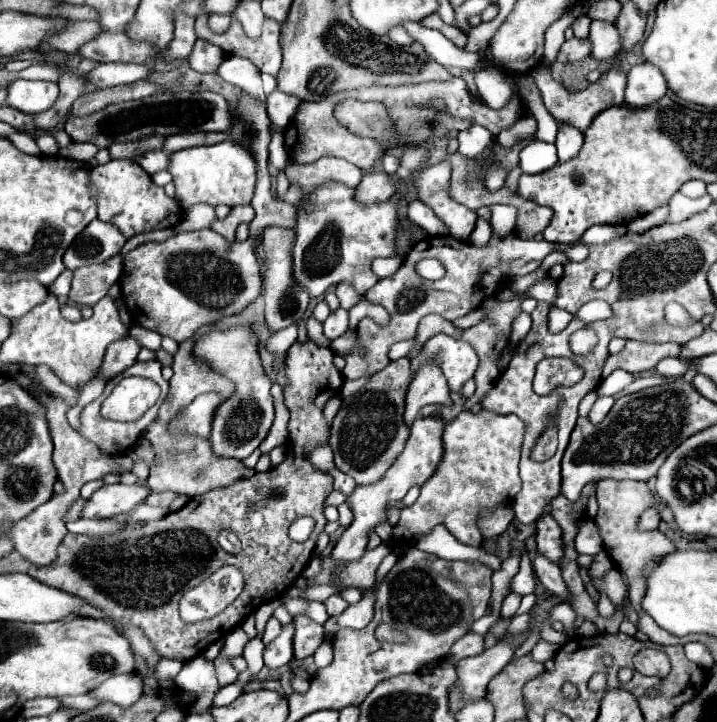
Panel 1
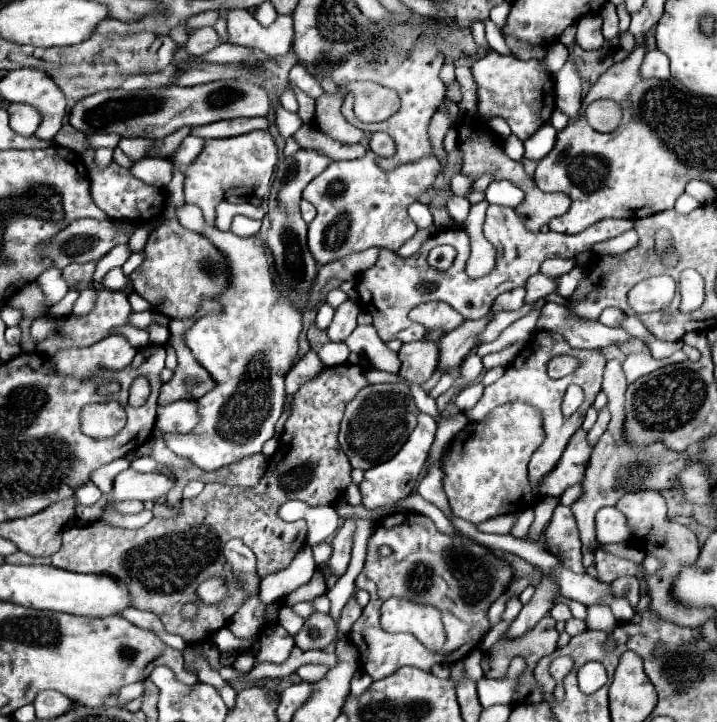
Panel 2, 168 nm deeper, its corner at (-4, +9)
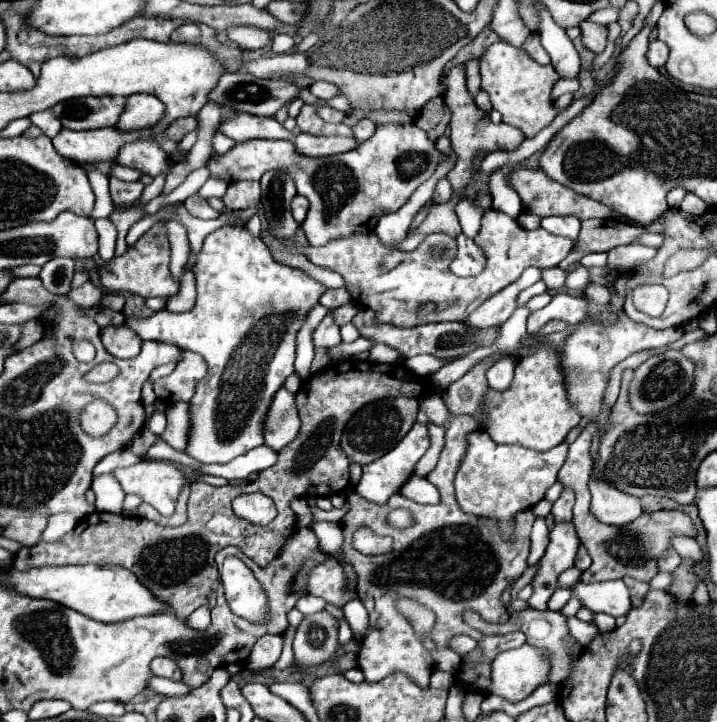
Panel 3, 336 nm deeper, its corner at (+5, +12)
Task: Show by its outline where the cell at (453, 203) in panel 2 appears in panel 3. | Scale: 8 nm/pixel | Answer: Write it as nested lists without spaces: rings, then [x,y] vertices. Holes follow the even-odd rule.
[[[463,198],[455,208],[462,232],[469,238],[475,238],[481,228],[481,216],[485,214],[485,208],[477,206],[471,198]]]

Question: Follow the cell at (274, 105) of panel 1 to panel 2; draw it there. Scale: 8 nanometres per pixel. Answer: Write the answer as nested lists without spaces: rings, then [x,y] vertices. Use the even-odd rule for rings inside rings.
[[[294,65],[294,67],[290,69],[288,81],[290,81],[290,85],[296,85],[298,89],[302,89],[308,97],[314,97],[314,99],[316,99],[316,97],[320,97],[320,95],[324,93],[322,87],[316,83],[316,79],[314,79],[312,75],[308,75],[302,65]]]

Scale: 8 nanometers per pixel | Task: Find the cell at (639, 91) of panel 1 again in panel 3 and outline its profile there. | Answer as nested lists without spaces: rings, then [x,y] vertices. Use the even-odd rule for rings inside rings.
[[[661,40],[651,42],[651,44],[649,44],[649,52],[647,52],[647,60],[649,60],[649,64],[655,66],[655,68],[663,66],[665,60],[667,60],[667,52],[669,52],[669,48],[667,48],[665,42],[661,42]]]

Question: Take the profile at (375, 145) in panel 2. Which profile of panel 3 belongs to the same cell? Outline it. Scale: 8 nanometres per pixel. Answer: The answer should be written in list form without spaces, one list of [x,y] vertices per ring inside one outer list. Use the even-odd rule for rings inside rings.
[[[367,118],[355,122],[355,126],[353,126],[353,136],[357,140],[361,140],[361,142],[365,142],[369,136],[373,136],[373,132],[375,132],[375,124],[371,120],[367,120]]]

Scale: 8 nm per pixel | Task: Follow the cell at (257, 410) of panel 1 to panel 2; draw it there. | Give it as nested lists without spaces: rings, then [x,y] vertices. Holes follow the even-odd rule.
[[[188,203],[182,207],[176,207],[176,217],[182,223],[182,227],[206,235],[230,259],[232,279],[230,279],[230,287],[218,297],[222,311],[214,313],[214,315],[200,317],[194,323],[194,327],[190,327],[186,331],[186,345],[190,347],[196,361],[216,381],[216,387],[198,399],[198,405],[200,405],[198,409],[200,409],[202,421],[188,435],[166,433],[166,431],[158,431],[158,429],[154,429],[154,435],[162,437],[170,451],[174,451],[180,457],[192,459],[200,469],[216,471],[216,469],[230,465],[232,461],[238,461],[246,455],[260,453],[262,445],[274,435],[274,427],[276,427],[278,417],[282,415],[282,405],[286,399],[284,375],[288,373],[288,369],[292,367],[292,363],[296,359],[296,351],[298,351],[296,339],[302,329],[302,321],[300,321],[300,311],[296,307],[292,307],[292,303],[276,289],[276,285],[272,281],[270,265],[264,255],[264,247],[258,239],[238,237],[230,231],[224,233],[224,231],[218,231],[216,227],[206,227],[206,221],[202,219],[202,211],[198,211],[198,207],[188,205]]]

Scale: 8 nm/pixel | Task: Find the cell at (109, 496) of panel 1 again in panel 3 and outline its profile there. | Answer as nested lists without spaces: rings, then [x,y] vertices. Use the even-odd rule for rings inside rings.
[[[141,460],[129,468],[117,468],[113,474],[125,494],[141,496],[143,502],[157,508],[163,516],[175,512],[181,488],[189,484],[187,474],[165,460]]]

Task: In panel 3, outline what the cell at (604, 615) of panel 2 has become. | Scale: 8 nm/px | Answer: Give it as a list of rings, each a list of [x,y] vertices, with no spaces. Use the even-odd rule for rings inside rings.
[[[595,614],[595,624],[597,624],[599,632],[611,632],[615,628],[615,618],[607,616],[607,614]]]

